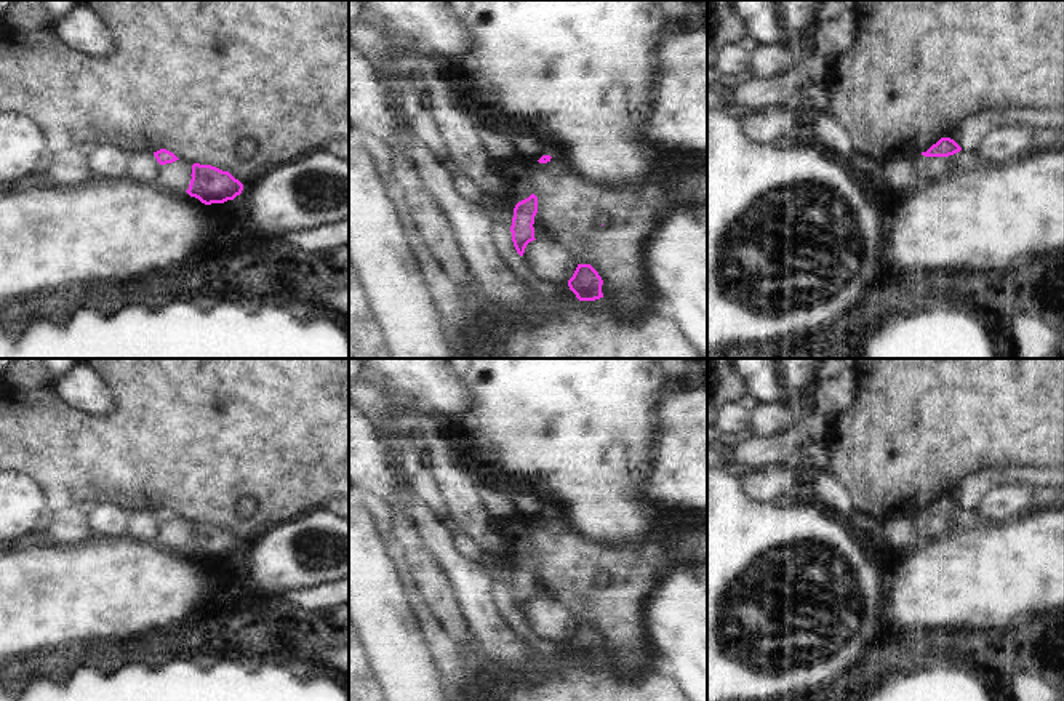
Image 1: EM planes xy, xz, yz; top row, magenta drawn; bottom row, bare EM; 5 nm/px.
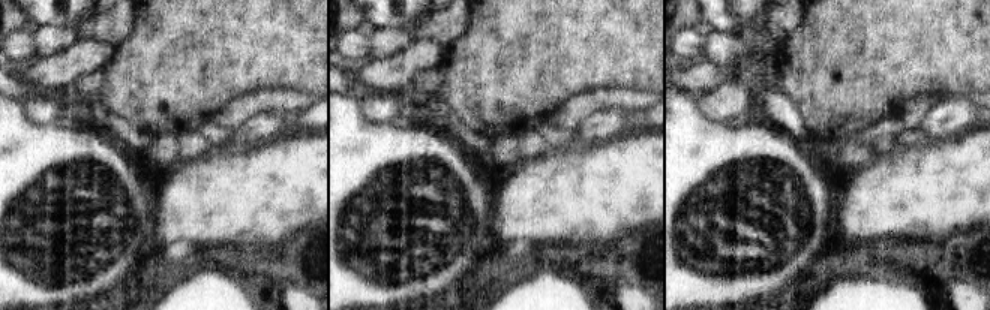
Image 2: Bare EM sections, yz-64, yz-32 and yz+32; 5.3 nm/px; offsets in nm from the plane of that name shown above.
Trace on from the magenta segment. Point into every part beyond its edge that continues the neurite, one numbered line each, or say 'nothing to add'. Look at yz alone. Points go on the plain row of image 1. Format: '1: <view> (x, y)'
nothing to add

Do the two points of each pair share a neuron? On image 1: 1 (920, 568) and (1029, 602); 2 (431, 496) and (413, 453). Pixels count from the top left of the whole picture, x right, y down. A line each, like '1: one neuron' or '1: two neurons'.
1: one neuron
2: one neuron

